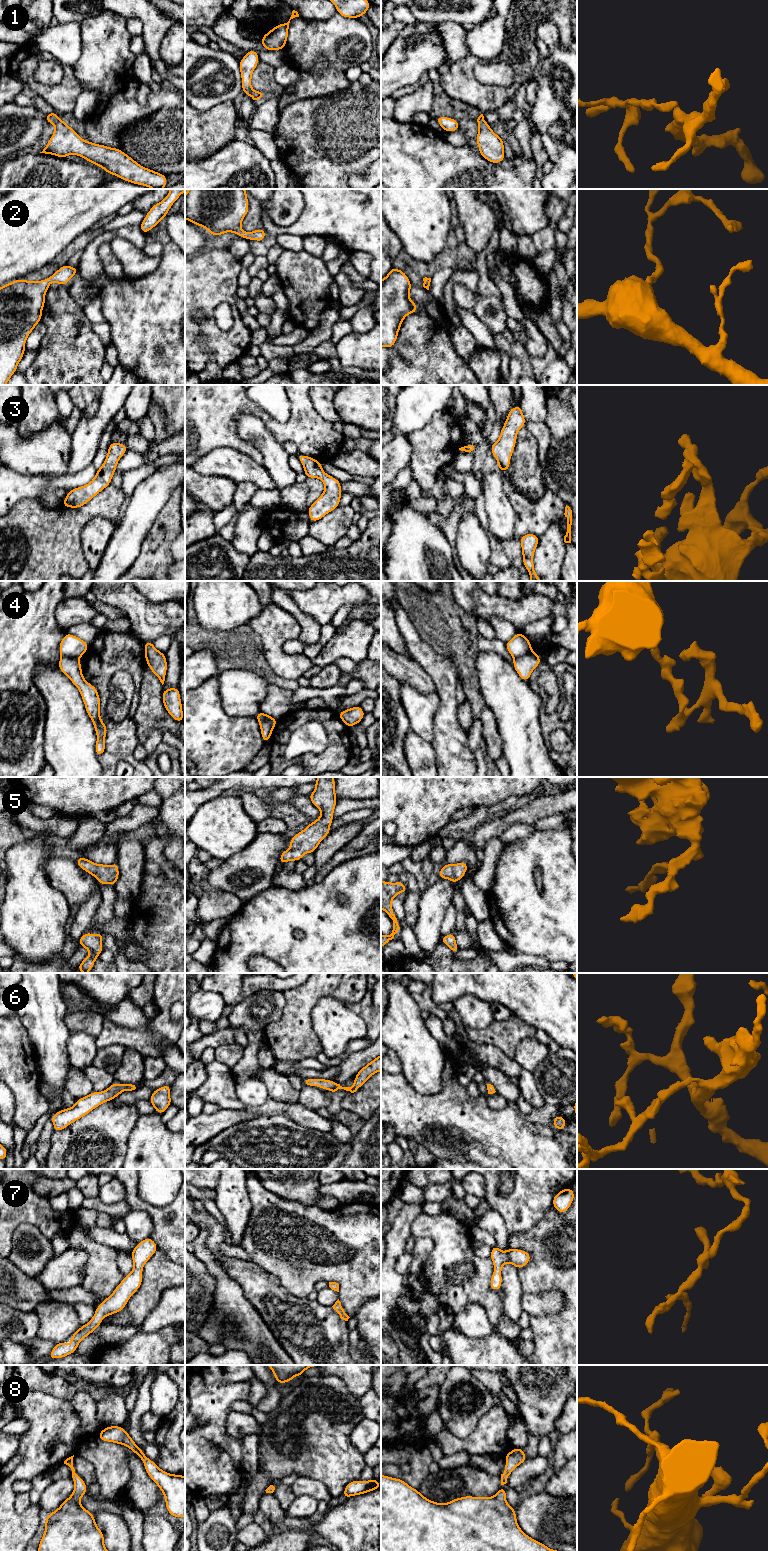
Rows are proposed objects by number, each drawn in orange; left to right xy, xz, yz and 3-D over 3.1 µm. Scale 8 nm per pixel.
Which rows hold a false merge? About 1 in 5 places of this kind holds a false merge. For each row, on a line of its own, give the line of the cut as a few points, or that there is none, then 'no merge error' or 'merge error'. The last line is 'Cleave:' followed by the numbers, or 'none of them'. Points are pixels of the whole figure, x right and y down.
1: no cut | no merge error
2: no cut | no merge error
3: no cut | no merge error
4: xz (259, 720), (269, 720), (274, 726) | merge error
5: no cut | no merge error
6: no cut | no merge error
7: no cut | no merge error
8: no cut | no merge error
Cleave: 4

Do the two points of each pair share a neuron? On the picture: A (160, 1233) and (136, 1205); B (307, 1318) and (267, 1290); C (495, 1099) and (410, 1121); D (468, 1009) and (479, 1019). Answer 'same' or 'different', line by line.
A: same
B: same
C: different
D: same

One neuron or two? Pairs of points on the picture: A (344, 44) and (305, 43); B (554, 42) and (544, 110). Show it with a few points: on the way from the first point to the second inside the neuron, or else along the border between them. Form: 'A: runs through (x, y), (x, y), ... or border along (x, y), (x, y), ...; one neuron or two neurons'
A: runs through (334, 43), (315, 43); one neuron
B: runs through (554, 59), (549, 72), (549, 93); one neuron

